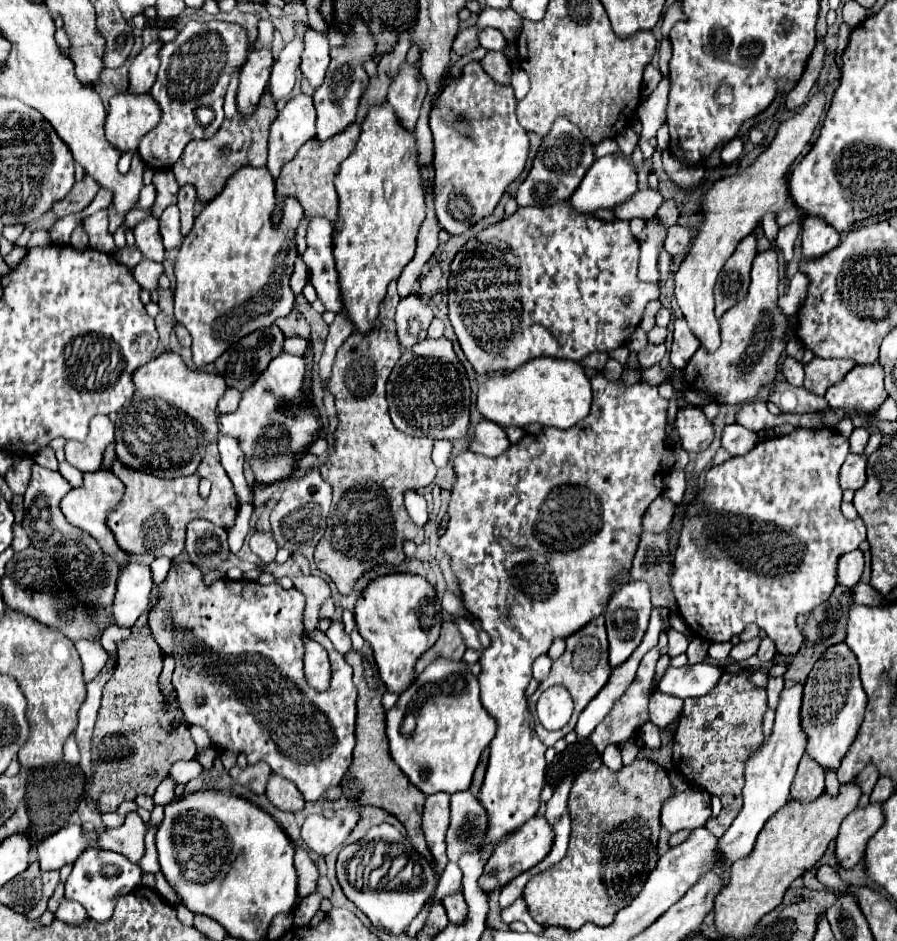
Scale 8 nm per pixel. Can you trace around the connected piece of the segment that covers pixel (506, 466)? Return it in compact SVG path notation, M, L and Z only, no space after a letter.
M597 372L591 378L591 388L593 388L593 404L591 412L585 420L577 422L573 428L561 430L561 428L543 428L539 434L527 434L523 436L517 444L509 446L509 452L503 456L481 456L471 450L465 450L455 456L453 460L453 472L455 472L455 482L453 482L453 492L449 500L449 524L447 532L439 538L439 546L443 552L449 552L453 556L453 572L459 580L459 588L463 594L465 608L477 616L483 624L483 630L491 636L493 644L487 648L481 656L481 674L479 674L479 684L481 684L481 702L485 710L497 720L497 734L489 744L489 764L487 764L487 774L483 780L483 786L477 794L481 804L485 804L485 812L489 812L489 840L485 840L483 848L489 844L495 844L499 838L505 834L513 832L519 828L523 822L527 822L533 814L537 814L539 804L541 804L541 790L545 786L545 772L547 772L547 762L545 762L545 750L547 746L539 740L539 736L533 732L533 716L527 708L527 698L525 690L531 680L531 664L537 656L547 654L551 642L555 638L567 638L581 630L589 620L597 618L599 614L605 612L605 606L615 590L615 576L627 572L631 568L641 532L643 532L643 514L649 508L649 504L663 492L663 478L667 470L675 462L675 454L667 448L667 406L669 402L659 396L657 386L651 386L643 380L635 384L625 384L621 378L619 380L609 380L603 376L603 372Z

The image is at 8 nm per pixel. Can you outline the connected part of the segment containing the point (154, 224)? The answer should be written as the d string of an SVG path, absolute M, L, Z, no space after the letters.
M153 216L143 218L135 228L135 246L143 252L145 258L151 258L155 262L161 262L165 256L165 248L161 244L161 234L159 234L159 220Z

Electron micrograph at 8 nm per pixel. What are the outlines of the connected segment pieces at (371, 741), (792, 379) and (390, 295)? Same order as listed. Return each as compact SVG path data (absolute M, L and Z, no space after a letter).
M365 646L365 654L349 650L345 654L345 660L353 668L353 680L357 684L359 694L357 694L357 748L353 750L353 762L341 780L343 794L349 798L349 802L373 804L397 816L407 828L413 848L425 858L429 858L431 854L427 850L425 836L421 830L421 812L425 804L425 794L409 782L409 778L397 768L397 764L389 756L389 744L385 736L385 708L381 704L381 698L387 688L379 678L371 648Z
M785 356L785 360L783 360L783 364L781 364L781 372L783 372L783 376L786 381L795 387L803 386L804 381L804 367L801 362L797 362L795 358L791 358L791 356Z
M393 280L387 288L387 296L381 302L379 308L379 320L373 330L367 334L353 332L343 346L337 350L337 358L333 364L333 374L329 378L327 388L335 396L335 408L337 408L337 428L333 432L333 452L323 460L319 466L321 476L333 486L333 504L327 520L327 532L315 546L315 564L321 572L325 572L337 590L341 594L349 594L355 580L373 566L379 564L399 564L403 554L403 540L411 538L415 542L421 542L423 528L419 528L407 514L403 496L407 490L419 490L433 482L437 468L431 462L431 438L415 438L399 432L387 412L387 400L385 400L385 382L389 372L393 370L395 362L401 356L401 344L397 340L397 328L395 328L395 308L399 304L397 294L397 282Z

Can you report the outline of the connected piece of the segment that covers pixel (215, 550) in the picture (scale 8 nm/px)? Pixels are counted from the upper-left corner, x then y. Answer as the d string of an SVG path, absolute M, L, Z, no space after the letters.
M193 520L187 524L187 552L191 560L199 566L209 562L211 554L219 554L215 560L215 566L219 568L221 562L229 554L227 544L227 532L221 526L211 524L209 520Z

